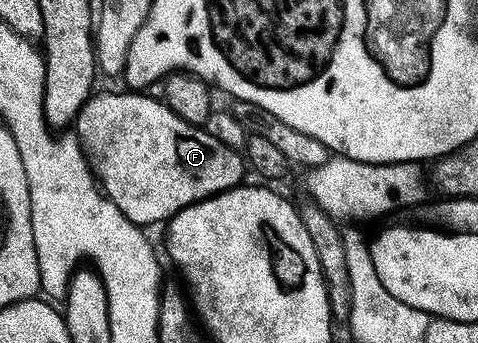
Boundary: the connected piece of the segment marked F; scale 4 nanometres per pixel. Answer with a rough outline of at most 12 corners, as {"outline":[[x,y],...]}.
{"outline":[[97,91],[75,136],[150,227],[235,189],[247,161],[141,91]]}

